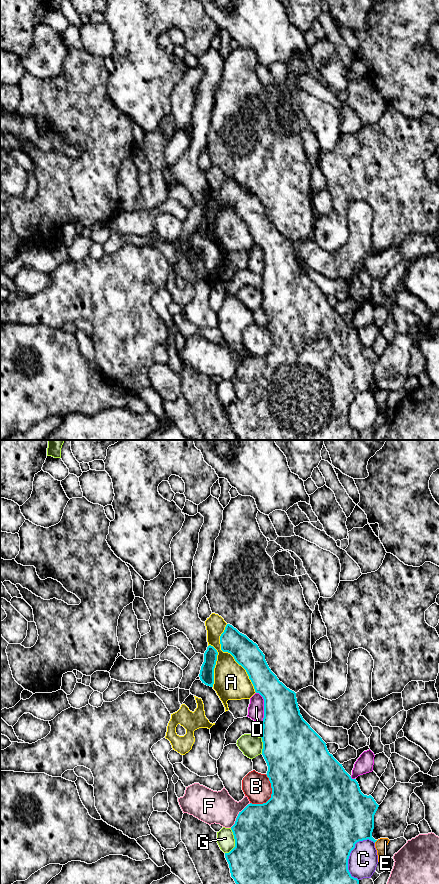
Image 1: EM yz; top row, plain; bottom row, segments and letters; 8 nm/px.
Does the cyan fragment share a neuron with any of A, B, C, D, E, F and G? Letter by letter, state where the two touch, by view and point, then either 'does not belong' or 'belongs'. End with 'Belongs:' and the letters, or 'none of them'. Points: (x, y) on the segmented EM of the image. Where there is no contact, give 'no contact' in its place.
A: yz (232, 655) | does not belong
B: yz (271, 796) | does not belong
C: yz (348, 857) | does not belong
D: yz (264, 706) | does not belong
E: yz (375, 841) | does not belong
F: yz (238, 815) | does not belong
G: yz (235, 842) | does not belong
Belongs: none of them

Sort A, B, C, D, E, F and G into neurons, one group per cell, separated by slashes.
A / B / C / D / E / F / G

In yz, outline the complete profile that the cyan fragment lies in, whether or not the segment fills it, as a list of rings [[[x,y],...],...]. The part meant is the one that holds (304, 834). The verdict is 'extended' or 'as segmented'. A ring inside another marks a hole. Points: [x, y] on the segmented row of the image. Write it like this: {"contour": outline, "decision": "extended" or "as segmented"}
{"contour": [[[230,624],[226,625],[224,632],[220,636],[220,644],[221,650],[230,653],[235,661],[246,670],[255,692],[259,693],[264,699],[264,718],[262,721],[261,737],[263,742],[262,755],[268,766],[266,775],[269,778],[272,788],[271,798],[266,803],[248,804],[239,812],[235,824],[231,827],[235,839],[235,847],[229,853],[225,853],[231,877],[236,884],[359,884],[359,880],[352,877],[348,870],[348,859],[357,842],[367,839],[374,843],[377,841],[372,837],[372,832],[374,829],[374,815],[379,805],[371,795],[367,796],[361,792],[356,779],[351,778],[342,764],[329,753],[326,743],[322,738],[303,719],[298,707],[296,693],[280,682],[277,676],[271,671],[265,660],[265,655],[259,649],[258,645]]], "decision": "as segmented"}

